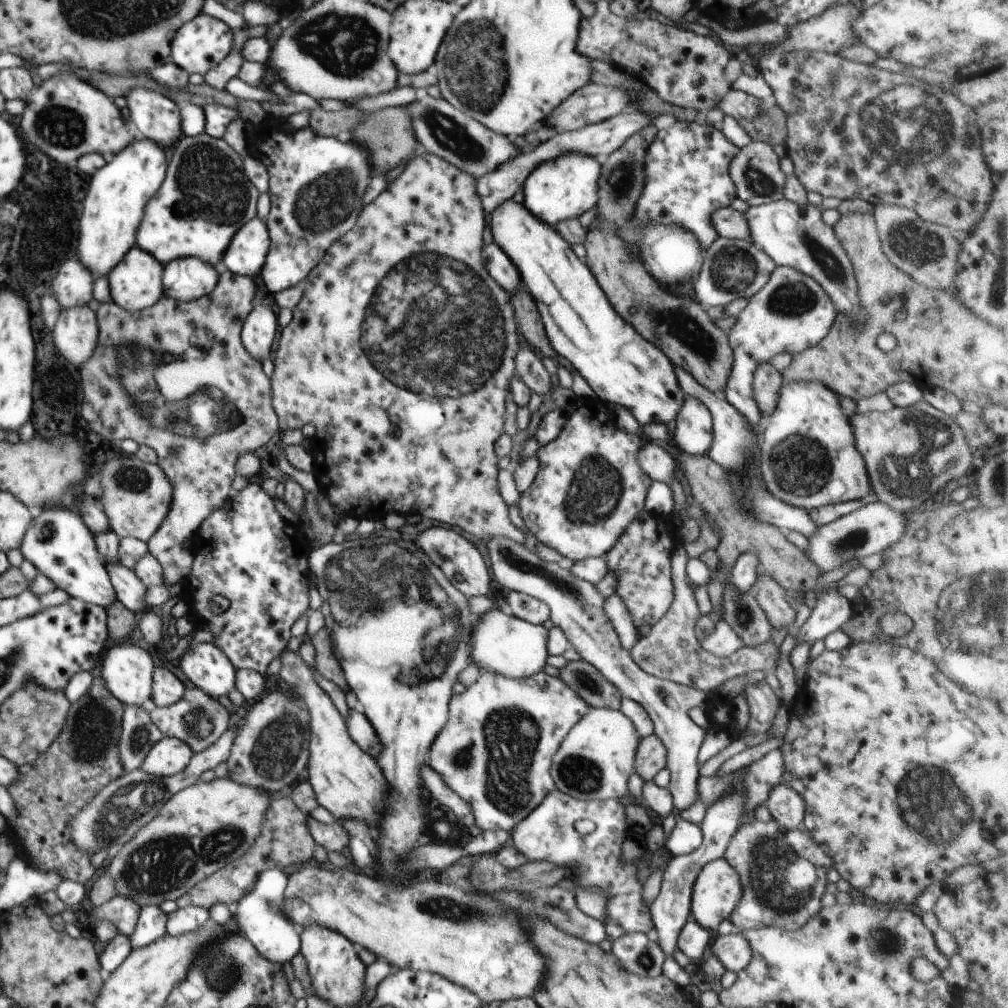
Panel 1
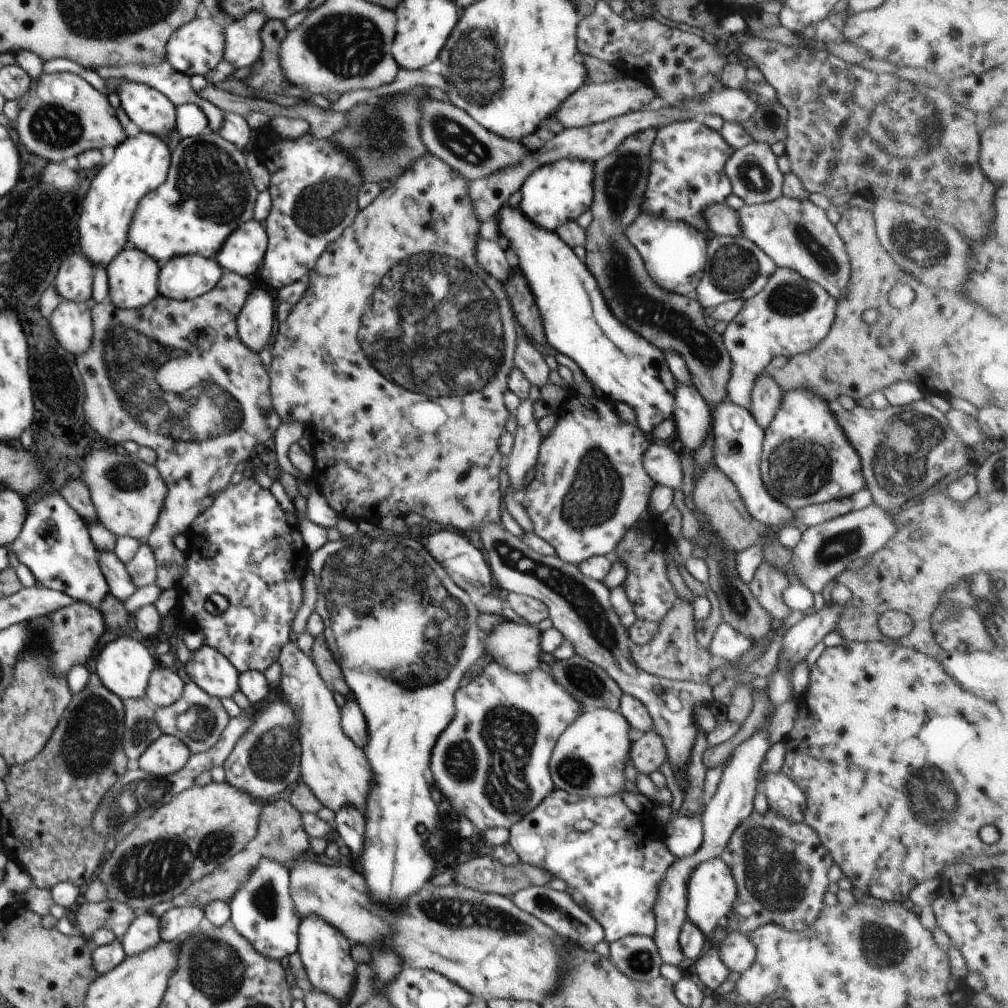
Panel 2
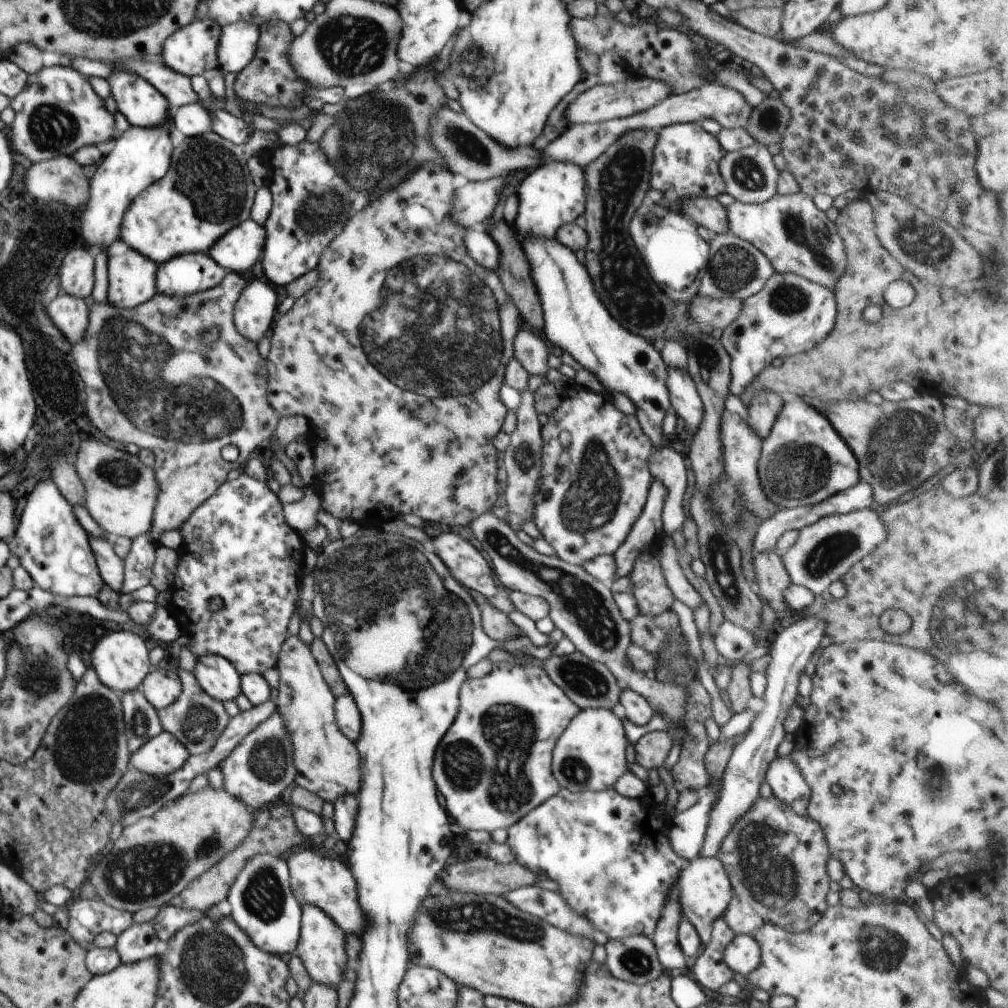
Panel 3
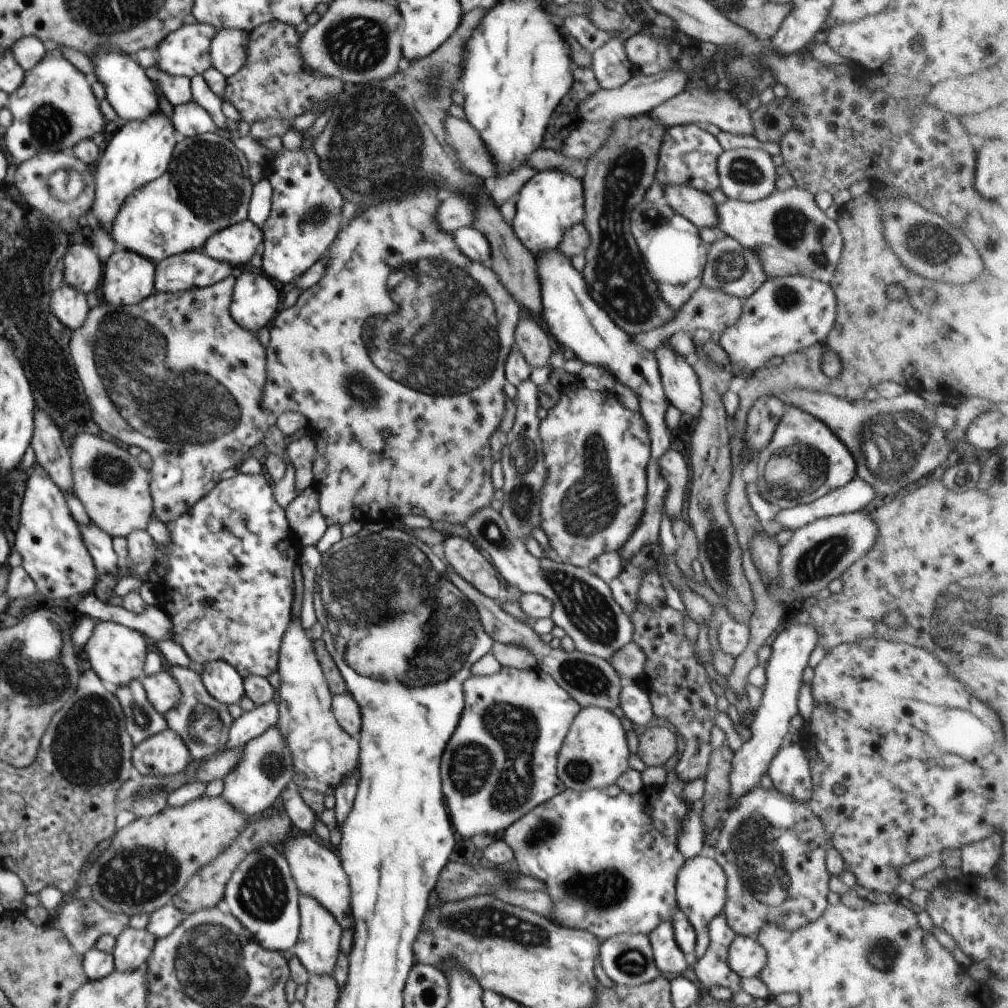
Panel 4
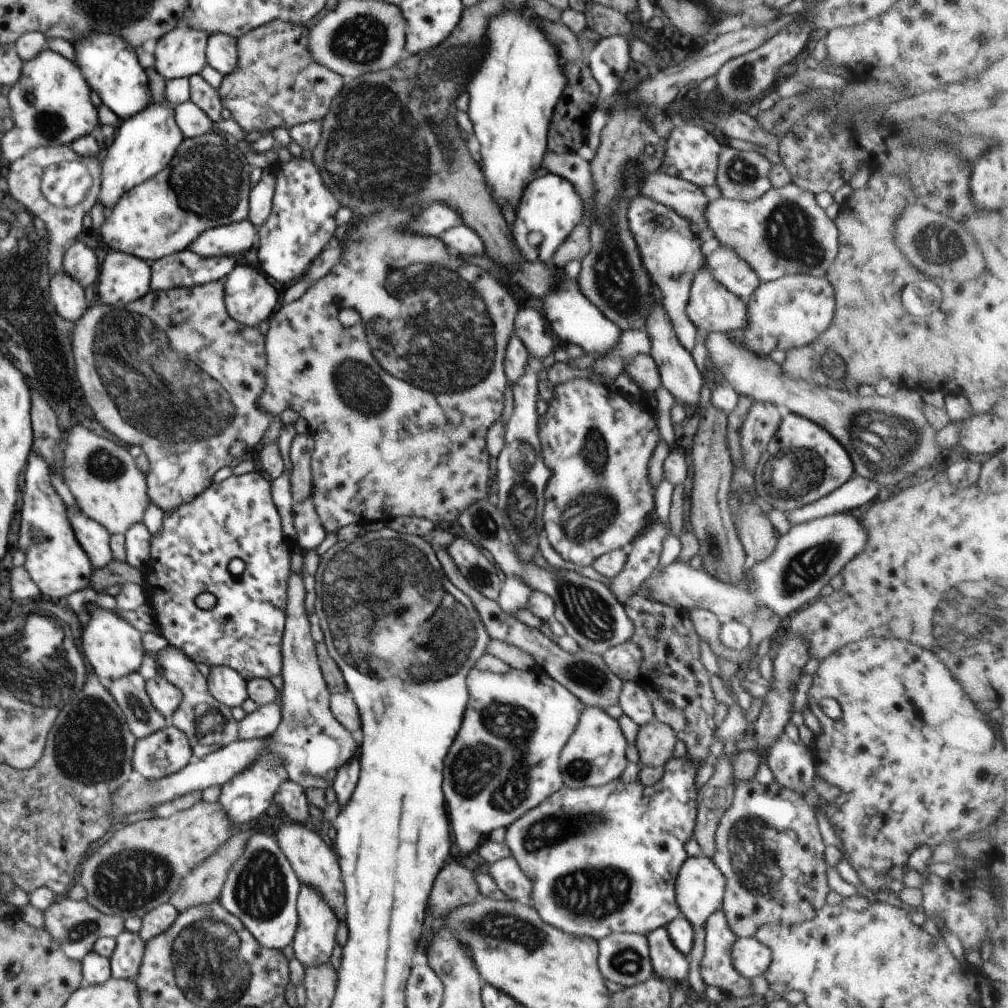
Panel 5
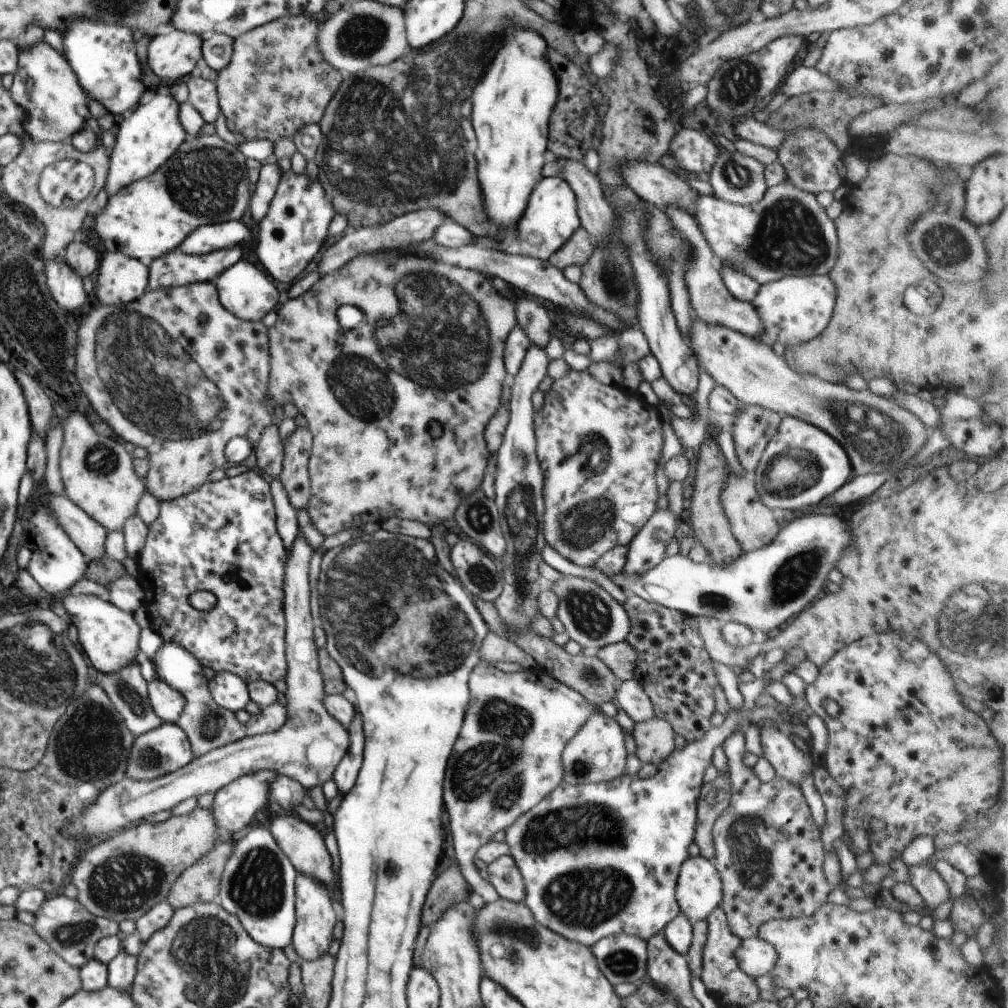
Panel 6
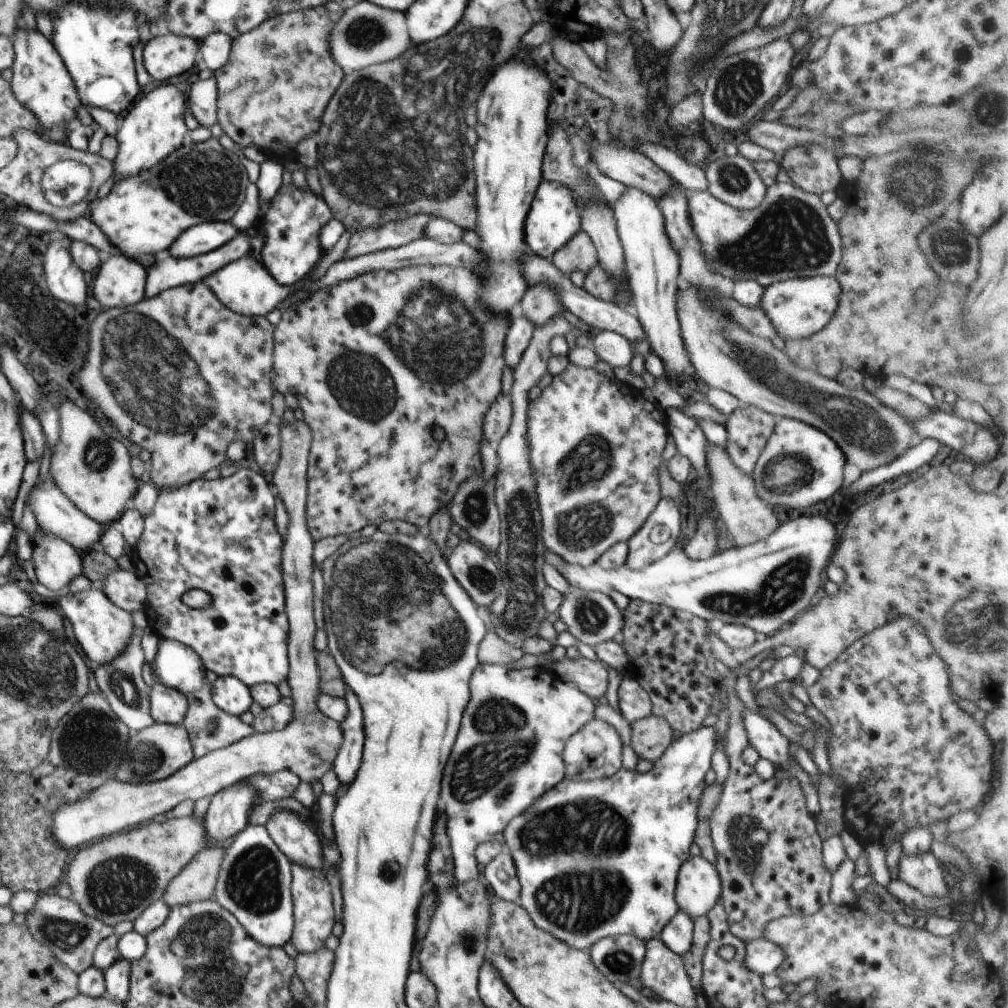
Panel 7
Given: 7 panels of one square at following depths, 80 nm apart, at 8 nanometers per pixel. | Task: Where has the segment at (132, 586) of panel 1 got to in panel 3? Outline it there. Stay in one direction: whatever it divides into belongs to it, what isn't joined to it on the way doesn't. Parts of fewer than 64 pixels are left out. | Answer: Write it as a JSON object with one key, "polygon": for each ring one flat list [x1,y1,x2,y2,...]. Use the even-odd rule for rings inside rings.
{"polygon":[[90,536,89,541,102,580,114,592,122,593,125,567,123,560,114,552,112,539,97,539]]}

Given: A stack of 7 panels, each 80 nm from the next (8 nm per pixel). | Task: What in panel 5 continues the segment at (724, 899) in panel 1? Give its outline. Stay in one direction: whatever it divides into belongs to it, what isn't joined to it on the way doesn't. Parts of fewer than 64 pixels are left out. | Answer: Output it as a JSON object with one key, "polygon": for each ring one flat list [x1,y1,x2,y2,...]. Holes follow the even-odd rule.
{"polygon":[[702,854,688,857,680,867,675,882,675,899,680,910,684,913,684,916,690,921,696,934,696,941,688,956,690,963,689,976,686,983,690,986,690,990,700,992,700,994,702,994,707,988,699,973,701,960,705,951,705,924,710,915,713,915,714,912,722,908,724,891,725,876,709,856]]}

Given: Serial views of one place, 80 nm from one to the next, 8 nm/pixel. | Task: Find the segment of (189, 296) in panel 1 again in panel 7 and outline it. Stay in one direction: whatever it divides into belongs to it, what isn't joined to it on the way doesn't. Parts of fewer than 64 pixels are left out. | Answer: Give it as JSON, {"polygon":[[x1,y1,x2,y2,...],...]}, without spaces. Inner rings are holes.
{"polygon":[[239,232,229,243,210,251,209,253,188,257,178,258,170,254,158,256,154,263,147,269,147,281,145,284,145,296,150,298,180,285,194,284,203,281,207,276,213,274,227,264,244,257,250,249,250,237,245,232]]}

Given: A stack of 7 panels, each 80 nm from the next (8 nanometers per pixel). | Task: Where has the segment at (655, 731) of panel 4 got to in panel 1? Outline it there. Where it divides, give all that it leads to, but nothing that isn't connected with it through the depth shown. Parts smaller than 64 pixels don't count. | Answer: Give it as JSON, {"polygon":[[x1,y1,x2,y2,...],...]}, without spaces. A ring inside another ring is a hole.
{"polygon":[[650,734,641,738,634,758,635,772,647,782,651,782,660,770,667,767,667,751,664,744]]}

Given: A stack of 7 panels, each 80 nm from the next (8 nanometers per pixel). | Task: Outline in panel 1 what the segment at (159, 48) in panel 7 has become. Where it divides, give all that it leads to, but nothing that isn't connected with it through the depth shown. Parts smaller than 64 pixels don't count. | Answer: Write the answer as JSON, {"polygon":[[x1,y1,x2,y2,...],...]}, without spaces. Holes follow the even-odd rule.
{"polygon":[[199,13,193,20,186,22,176,32,170,44,170,62,182,68,188,75,198,73,206,75,210,70,217,68,226,56,230,55,233,46,233,30,222,20]]}

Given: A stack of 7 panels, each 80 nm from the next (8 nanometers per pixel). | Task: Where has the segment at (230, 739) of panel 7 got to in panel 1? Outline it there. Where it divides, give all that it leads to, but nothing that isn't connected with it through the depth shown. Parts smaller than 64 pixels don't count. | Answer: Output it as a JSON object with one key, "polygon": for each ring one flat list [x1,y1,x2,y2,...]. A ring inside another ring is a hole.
{"polygon":[[194,687,184,692,178,702,168,707,156,708,150,713,152,723,162,732,163,737,175,737,190,746,193,753,207,750,226,730,231,713,220,704,218,699,207,696]]}

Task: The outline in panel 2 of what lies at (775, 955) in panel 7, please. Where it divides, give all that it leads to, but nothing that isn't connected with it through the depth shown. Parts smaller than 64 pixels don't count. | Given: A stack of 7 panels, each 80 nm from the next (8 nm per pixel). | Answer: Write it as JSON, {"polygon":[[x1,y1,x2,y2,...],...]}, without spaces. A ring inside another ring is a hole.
{"polygon":[[729,931,726,940,720,944,720,958,731,972,746,972,754,964,756,956,756,946,746,933]]}

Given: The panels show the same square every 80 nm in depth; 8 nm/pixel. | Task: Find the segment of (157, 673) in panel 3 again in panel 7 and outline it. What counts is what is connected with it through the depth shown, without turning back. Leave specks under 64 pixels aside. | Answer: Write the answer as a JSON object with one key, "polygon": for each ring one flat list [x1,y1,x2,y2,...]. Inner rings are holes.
{"polygon":[[157,682,150,688,151,716,156,723,182,725,188,710,188,699,179,690]]}

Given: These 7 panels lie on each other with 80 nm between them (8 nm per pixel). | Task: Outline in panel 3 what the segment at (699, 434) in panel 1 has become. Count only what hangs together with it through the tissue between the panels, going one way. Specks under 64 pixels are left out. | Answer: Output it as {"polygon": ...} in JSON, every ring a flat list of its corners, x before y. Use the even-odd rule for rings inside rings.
{"polygon":[[667,366,667,387,671,408,684,420,686,432,694,436,701,426,705,408,686,366,682,369]]}

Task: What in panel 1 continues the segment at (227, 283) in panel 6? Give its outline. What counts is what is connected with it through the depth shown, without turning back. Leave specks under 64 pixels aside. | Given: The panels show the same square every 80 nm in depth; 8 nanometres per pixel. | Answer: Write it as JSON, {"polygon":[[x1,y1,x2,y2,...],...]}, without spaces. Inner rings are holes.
{"polygon":[[256,304,246,316,241,331,241,342,250,356,262,361,270,357,272,343,278,332,277,316,274,307,267,304]]}

